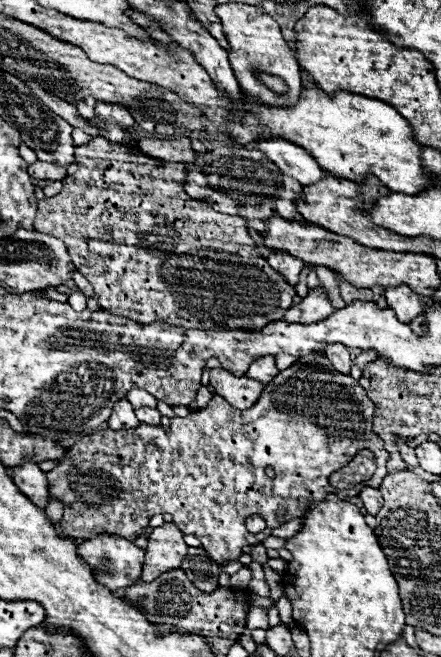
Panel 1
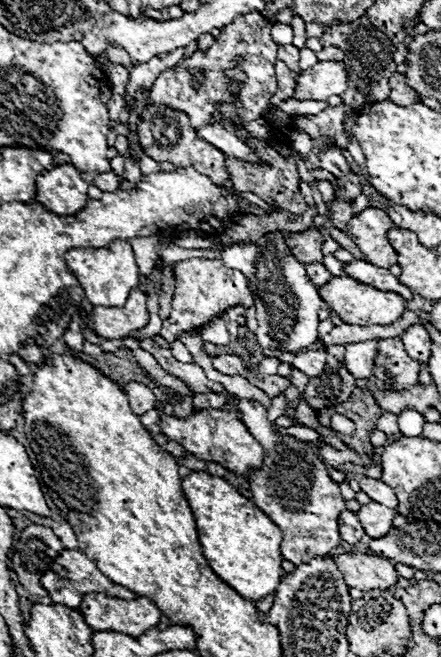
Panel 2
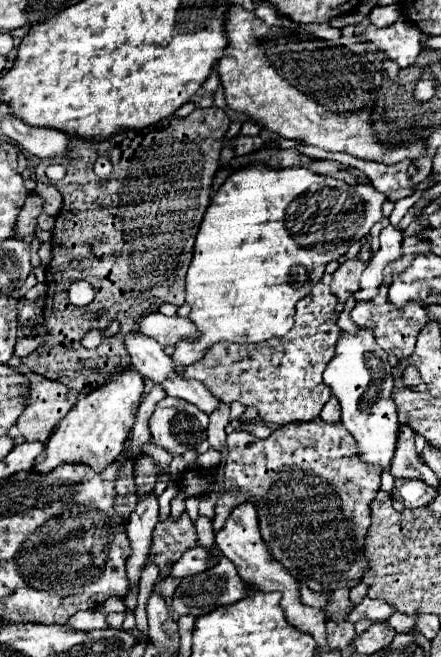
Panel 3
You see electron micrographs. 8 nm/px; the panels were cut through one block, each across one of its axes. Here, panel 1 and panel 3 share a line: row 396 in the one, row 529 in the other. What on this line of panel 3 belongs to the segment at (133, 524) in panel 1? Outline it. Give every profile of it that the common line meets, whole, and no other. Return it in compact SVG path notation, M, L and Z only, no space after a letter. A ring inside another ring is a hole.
M320 418L310 420L308 424L284 424L264 440L248 432L234 430L228 434L222 496L216 502L212 530L222 530L236 506L252 502L258 512L262 540L266 542L272 558L280 562L298 582L304 582L312 592L354 588L370 568L364 556L364 538L372 524L370 502L380 490L380 474L380 466L364 464L358 458L356 440L342 424L328 424Z

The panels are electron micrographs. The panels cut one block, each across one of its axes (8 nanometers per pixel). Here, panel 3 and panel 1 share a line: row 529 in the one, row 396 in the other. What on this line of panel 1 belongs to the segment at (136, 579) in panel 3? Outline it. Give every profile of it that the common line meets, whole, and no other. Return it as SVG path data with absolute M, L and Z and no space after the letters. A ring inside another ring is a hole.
M140 388L128 392L126 398L128 398L128 402L130 402L134 408L144 408L144 406L146 406L146 408L156 408L156 402L158 402L152 394L148 394L148 392L140 390Z

